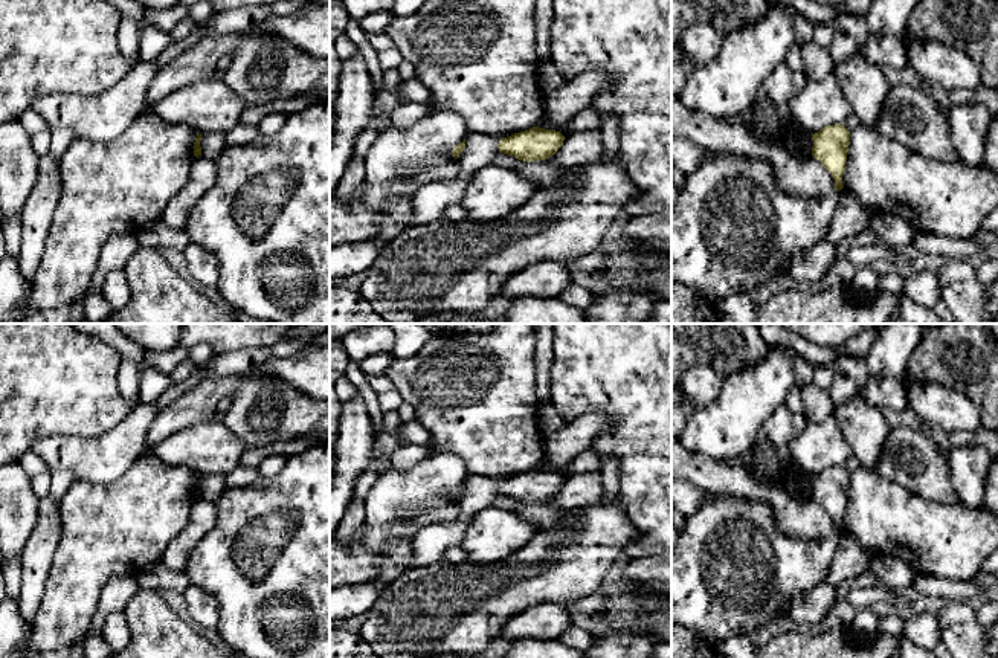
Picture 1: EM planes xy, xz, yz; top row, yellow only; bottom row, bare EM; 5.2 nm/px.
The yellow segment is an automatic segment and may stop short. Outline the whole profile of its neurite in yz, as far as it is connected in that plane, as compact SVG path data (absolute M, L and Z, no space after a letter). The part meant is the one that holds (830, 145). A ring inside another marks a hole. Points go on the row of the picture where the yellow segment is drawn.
M844 124L827 125L815 134L787 137L783 147L795 157L813 156L835 179L835 189L841 191L845 171L850 131Z

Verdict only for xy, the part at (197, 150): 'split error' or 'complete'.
split error

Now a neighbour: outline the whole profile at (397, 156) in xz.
M453 111L427 115L410 128L392 127L378 134L365 154L365 206L383 212L392 198L412 197L412 189L397 191L391 186L409 183L429 169L456 160L452 151L467 136L464 118Z

